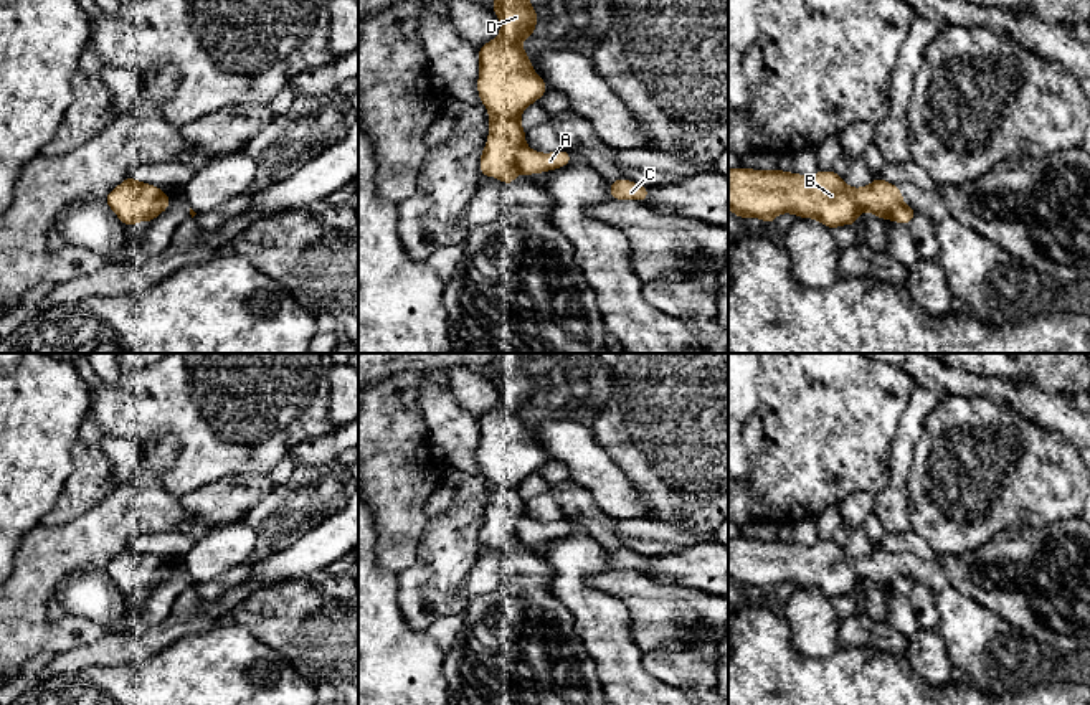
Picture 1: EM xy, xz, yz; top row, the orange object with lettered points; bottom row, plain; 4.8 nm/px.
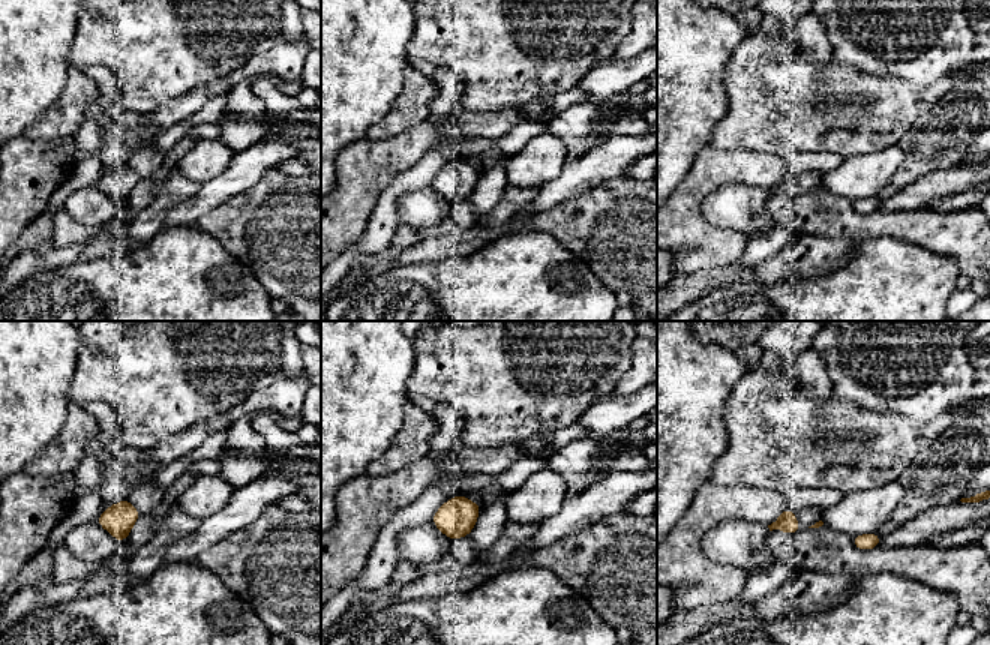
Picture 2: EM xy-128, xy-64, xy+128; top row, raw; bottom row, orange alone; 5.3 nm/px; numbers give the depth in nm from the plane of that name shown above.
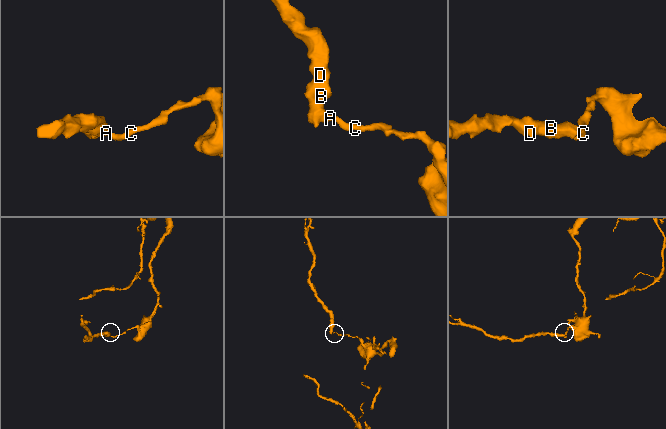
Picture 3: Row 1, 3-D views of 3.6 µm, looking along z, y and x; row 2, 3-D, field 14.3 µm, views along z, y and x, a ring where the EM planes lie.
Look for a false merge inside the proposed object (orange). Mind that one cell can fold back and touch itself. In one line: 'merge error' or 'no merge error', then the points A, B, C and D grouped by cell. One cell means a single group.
merge error | A C / B D

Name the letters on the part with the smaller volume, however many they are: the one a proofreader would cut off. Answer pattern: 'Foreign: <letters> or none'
Foreign: B, D

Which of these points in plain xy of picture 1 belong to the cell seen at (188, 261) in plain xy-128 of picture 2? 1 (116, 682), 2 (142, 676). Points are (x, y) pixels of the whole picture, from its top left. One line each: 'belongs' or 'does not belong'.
1: belongs
2: belongs

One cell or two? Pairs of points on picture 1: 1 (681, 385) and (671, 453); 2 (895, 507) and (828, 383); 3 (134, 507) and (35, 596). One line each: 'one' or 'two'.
1: one
2: two
3: one

